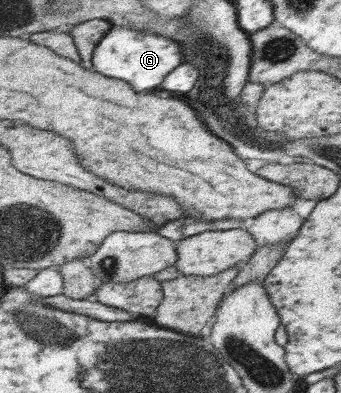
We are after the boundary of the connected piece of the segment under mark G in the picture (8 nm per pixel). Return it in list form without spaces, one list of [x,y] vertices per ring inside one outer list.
[[[113,25],[95,48],[94,67],[96,72],[107,77],[123,79],[133,85],[135,91],[151,91],[159,87],[165,77],[183,63],[183,47],[171,39],[161,39],[149,30],[133,29],[131,25]]]

